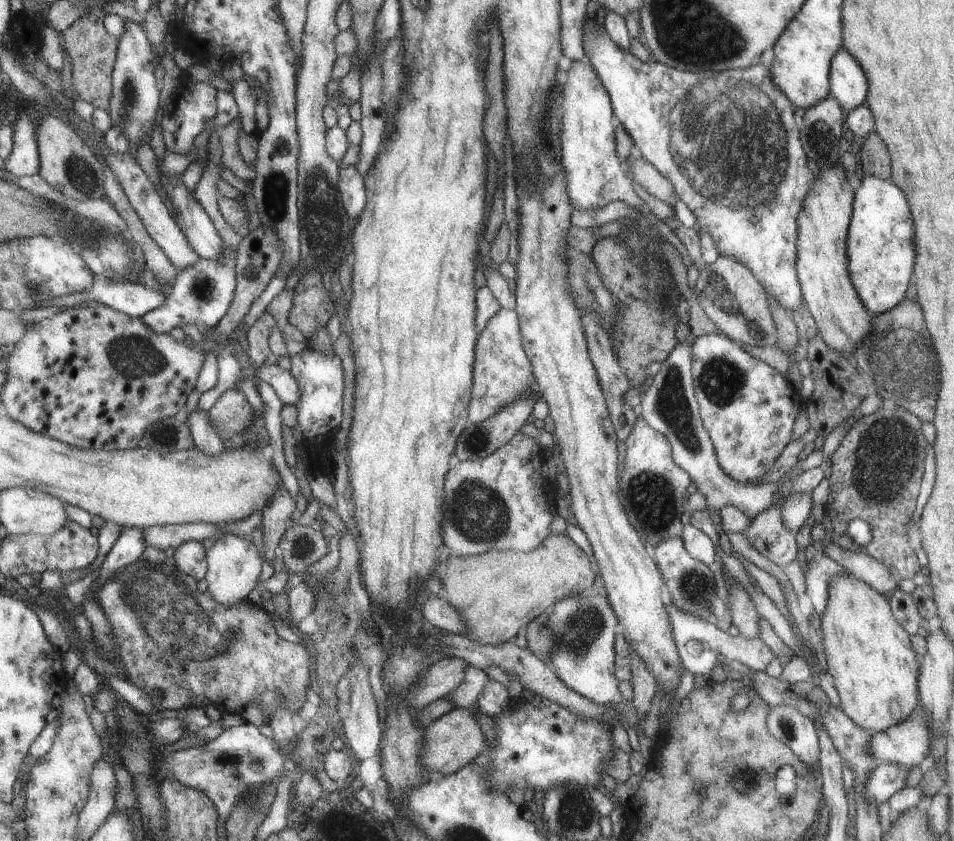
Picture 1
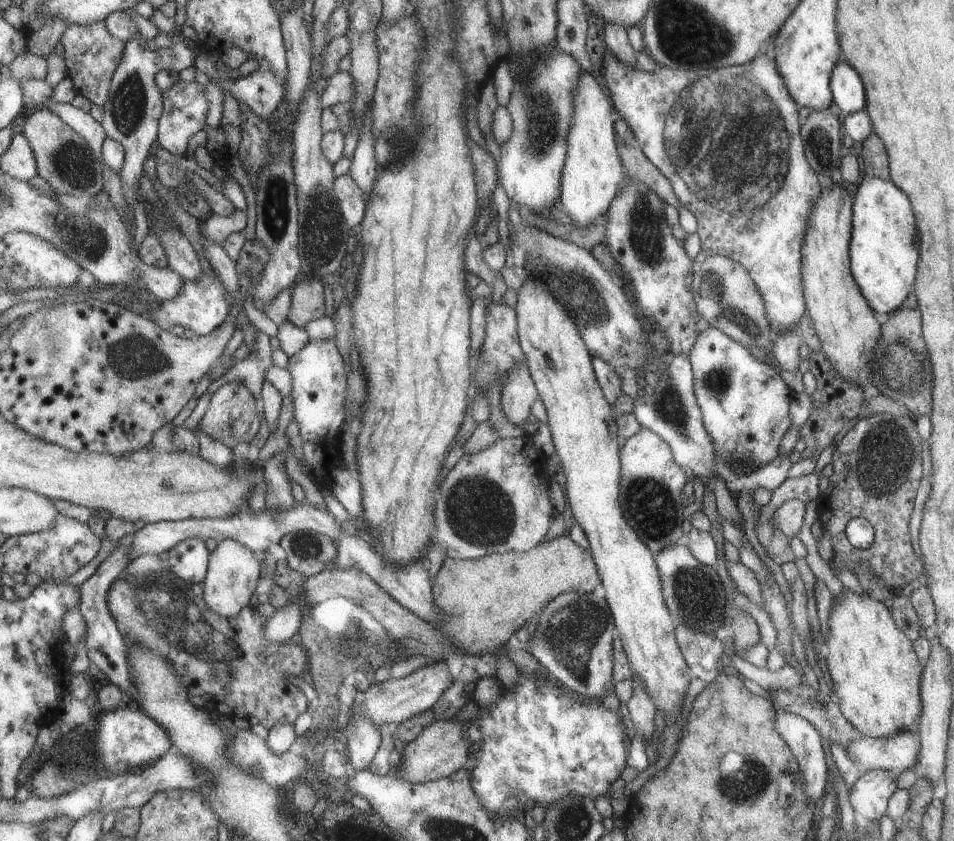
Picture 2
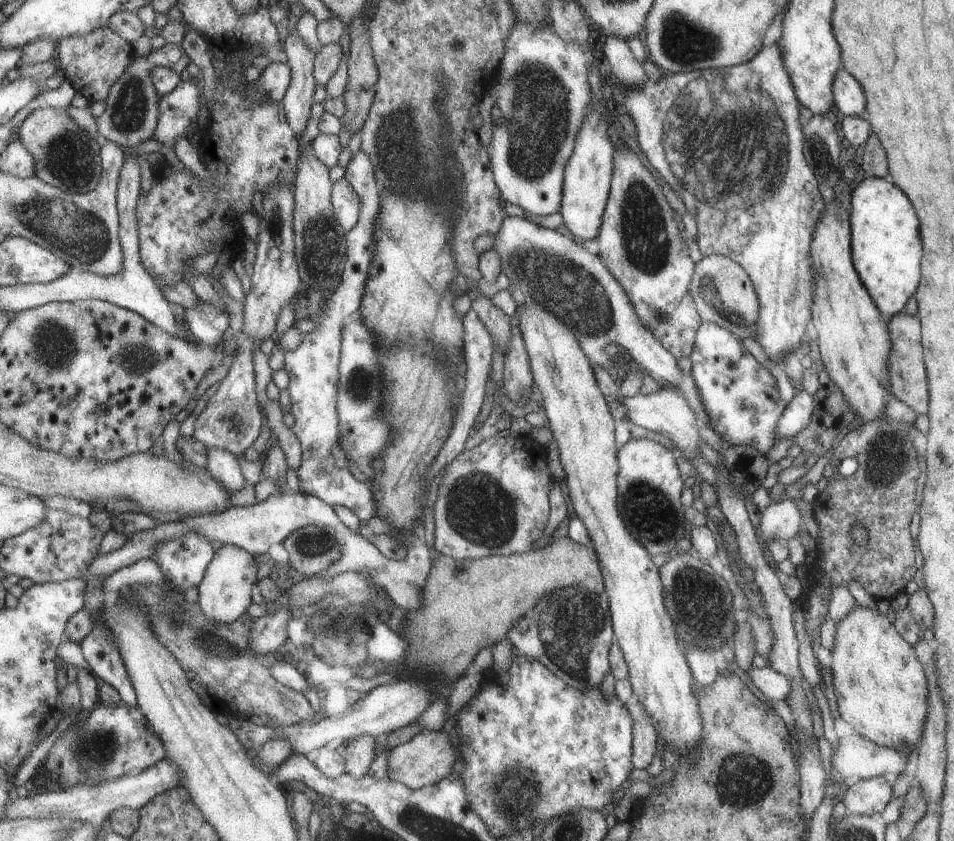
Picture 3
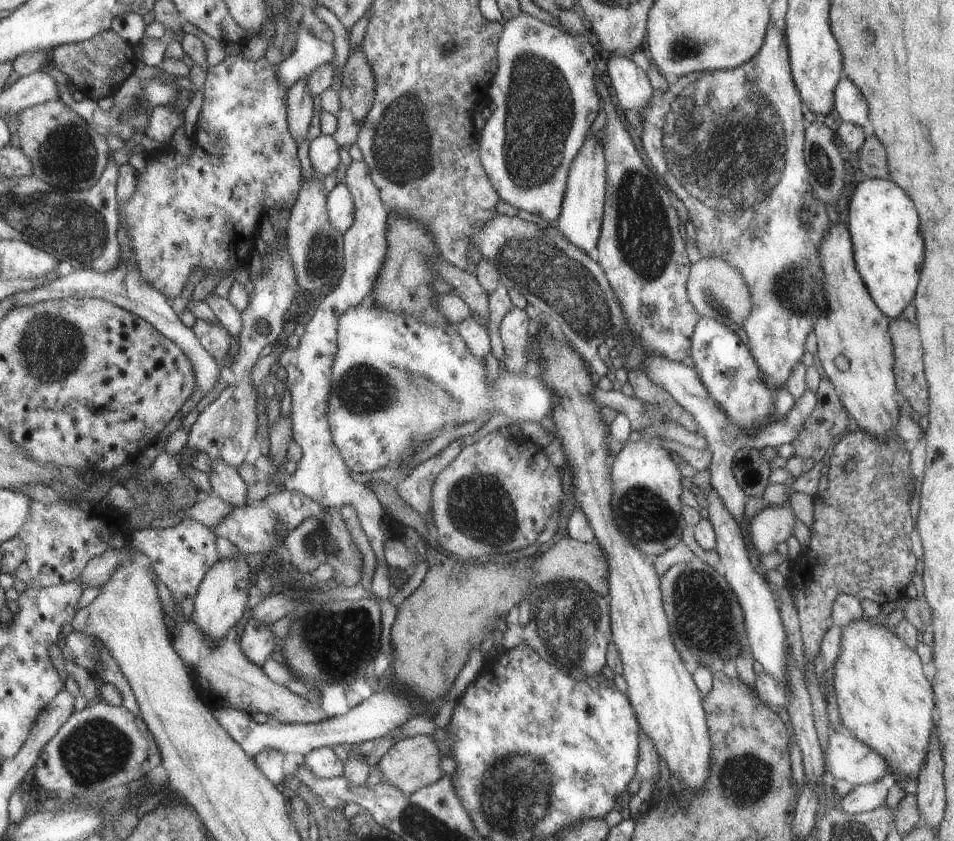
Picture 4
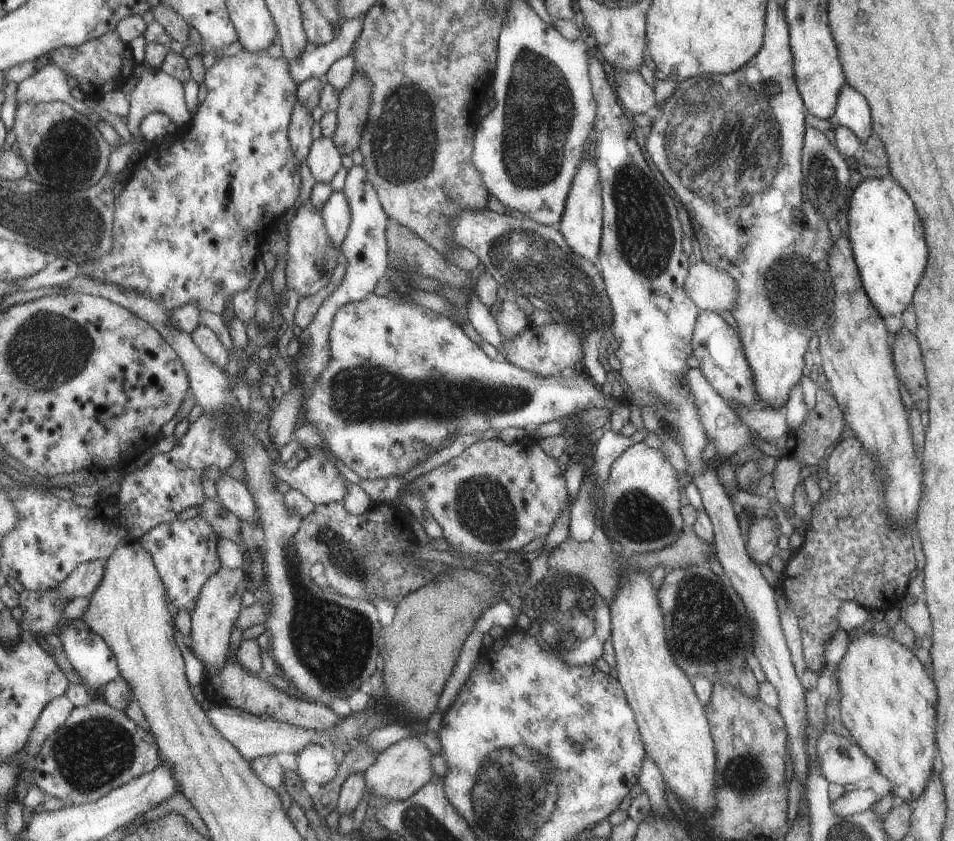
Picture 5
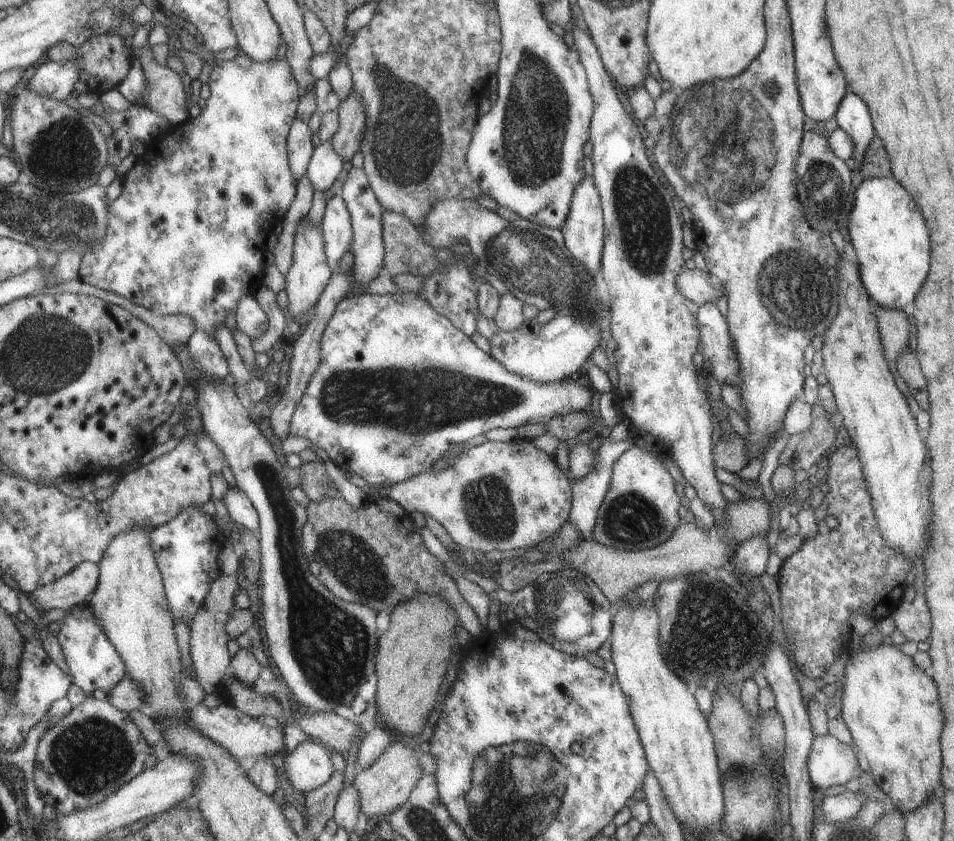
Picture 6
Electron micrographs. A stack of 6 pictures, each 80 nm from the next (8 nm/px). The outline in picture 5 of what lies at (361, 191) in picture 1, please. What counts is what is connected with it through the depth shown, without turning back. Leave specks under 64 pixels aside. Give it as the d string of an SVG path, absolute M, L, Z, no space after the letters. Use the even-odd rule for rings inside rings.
M342 190L333 191L320 208L326 233L336 251L340 250L341 241L346 237L350 223L350 210L345 193Z

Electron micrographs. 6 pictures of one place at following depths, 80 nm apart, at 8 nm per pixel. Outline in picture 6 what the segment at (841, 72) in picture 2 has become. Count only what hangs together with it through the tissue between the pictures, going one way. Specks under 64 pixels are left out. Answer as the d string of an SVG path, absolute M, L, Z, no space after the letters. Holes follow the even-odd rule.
M847 89L846 96L841 100L838 110L835 111L835 122L849 135L854 144L852 157L861 162L865 147L875 135L869 109L863 99Z

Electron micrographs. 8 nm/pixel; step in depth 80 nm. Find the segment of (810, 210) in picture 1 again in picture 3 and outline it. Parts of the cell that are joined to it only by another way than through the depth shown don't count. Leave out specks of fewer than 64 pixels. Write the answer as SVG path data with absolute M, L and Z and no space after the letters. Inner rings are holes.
M829 202L826 204L822 215L819 217L817 226L815 227L814 234L811 235L810 240L810 261L812 262L812 277L814 287L814 299L811 301L811 322L817 332L818 351L820 355L820 361L828 372L829 378L841 389L846 401L851 409L853 409L857 415L859 415L863 421L872 421L877 417L883 417L882 410L885 402L885 394L888 394L888 390L885 390L885 380L888 380L888 372L885 372L885 358L888 357L889 340L887 340L888 328L885 328L885 322L879 318L879 309L874 301L871 300L870 293L866 291L866 287L859 280L858 273L855 272L854 264L851 264L851 244L849 244L849 221L847 220L847 212L841 208L841 204Z

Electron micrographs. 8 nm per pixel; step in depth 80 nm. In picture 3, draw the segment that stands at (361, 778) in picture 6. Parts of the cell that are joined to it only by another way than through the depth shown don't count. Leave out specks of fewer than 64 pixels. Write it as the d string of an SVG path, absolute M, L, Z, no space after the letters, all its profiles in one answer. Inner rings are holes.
M421 729L413 738L400 745L391 747L387 758L387 777L404 784L407 788L419 787L437 783L444 776L451 774L453 763L461 758L459 744L455 739L449 740L441 730Z

